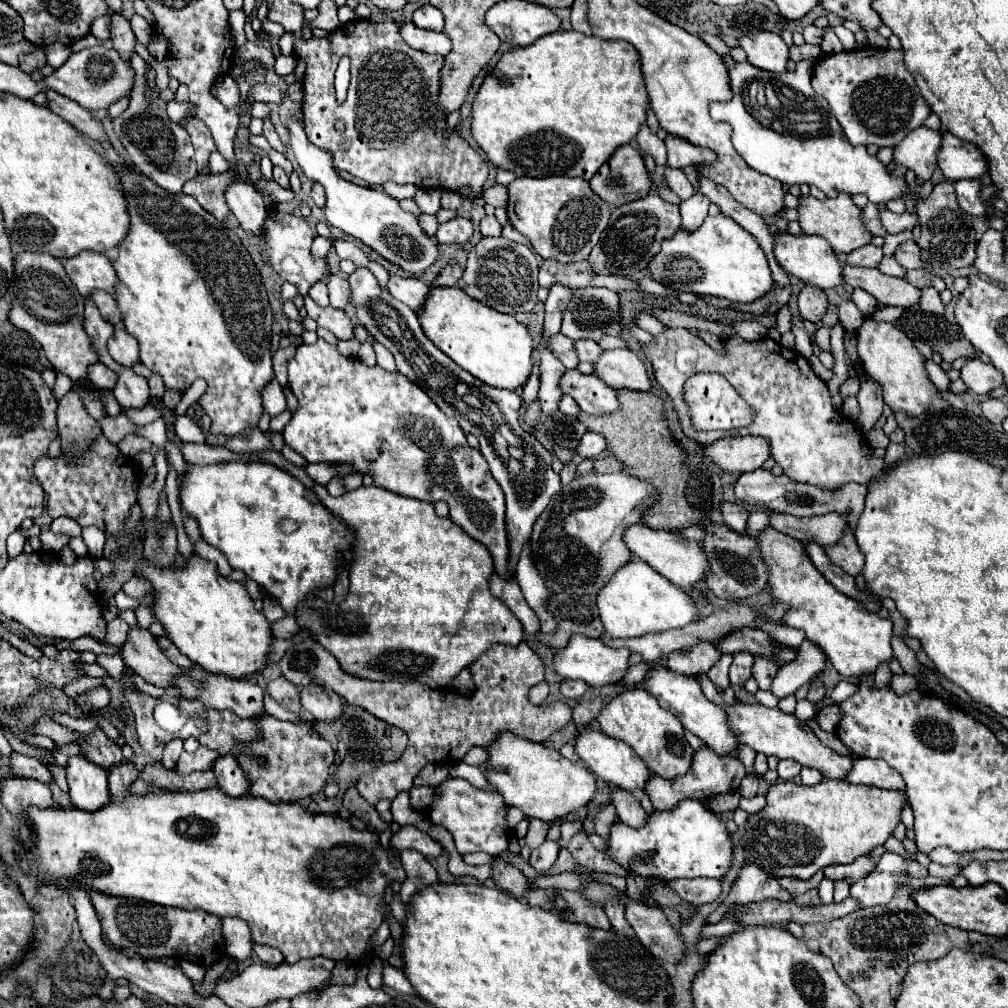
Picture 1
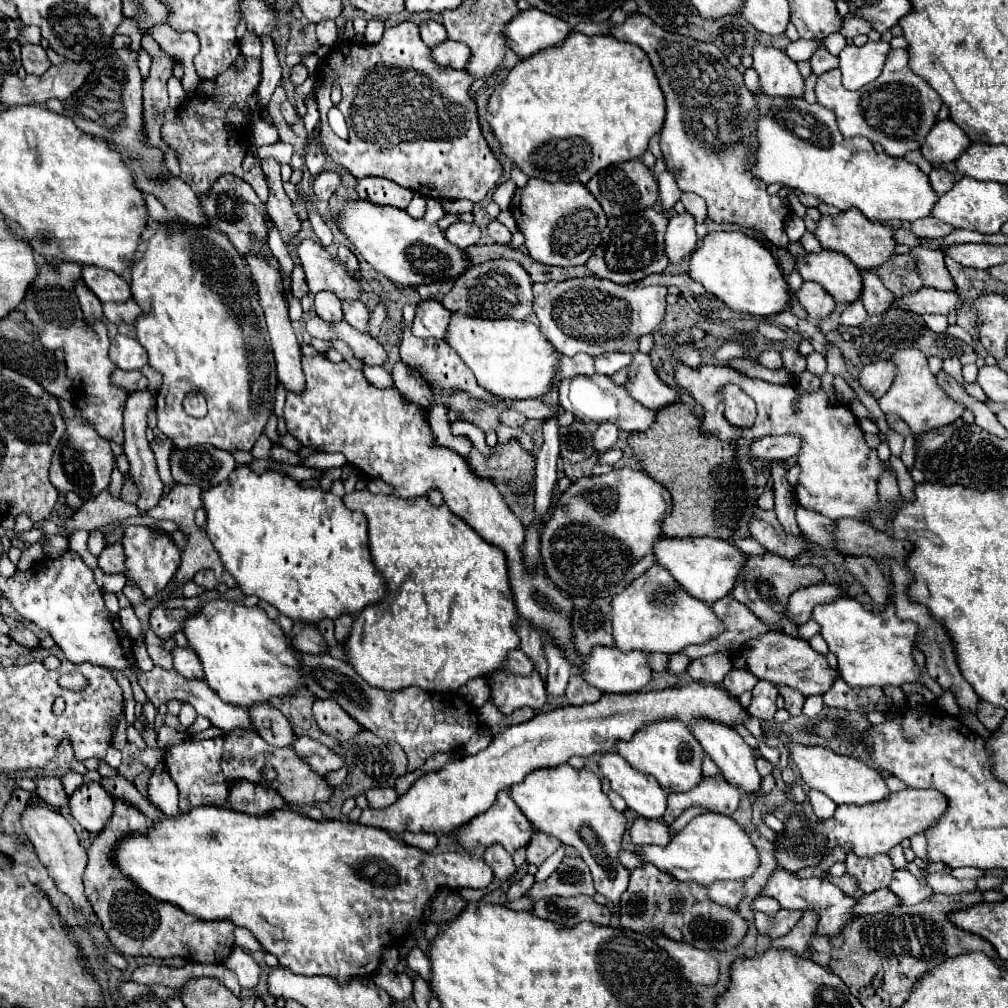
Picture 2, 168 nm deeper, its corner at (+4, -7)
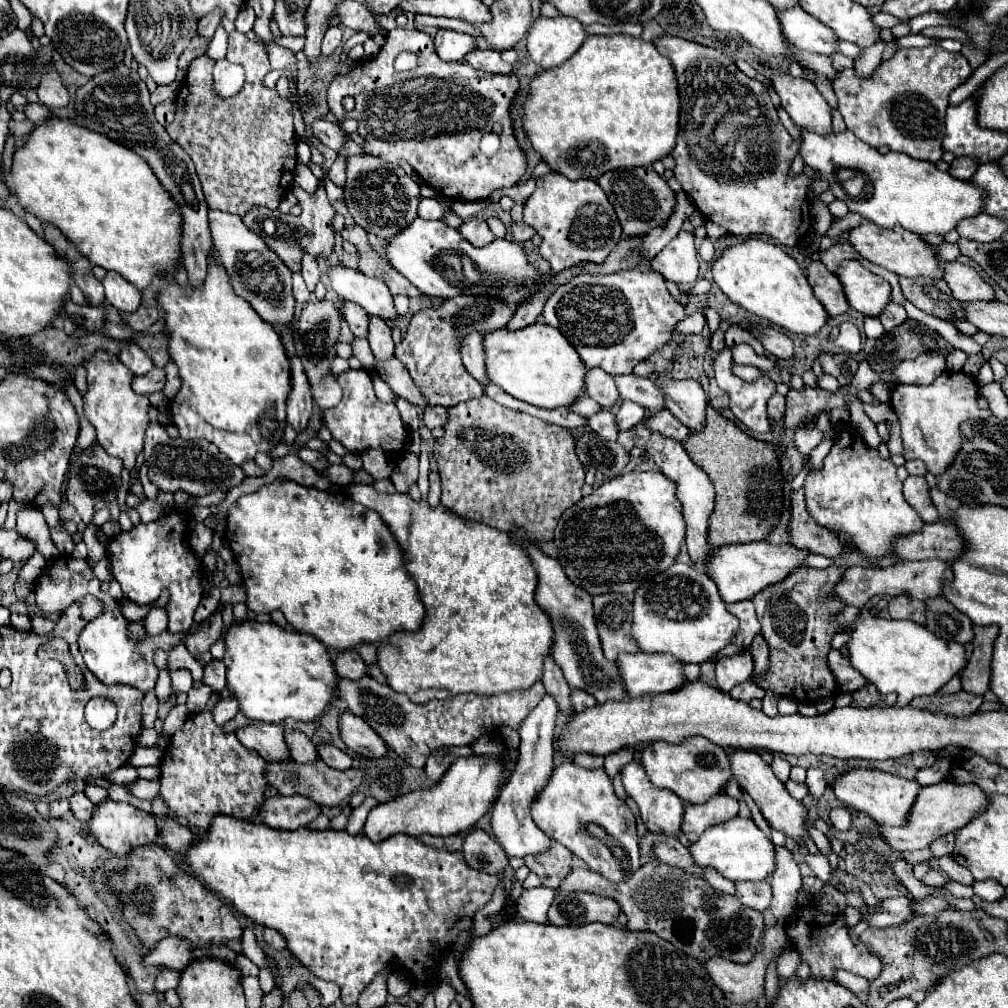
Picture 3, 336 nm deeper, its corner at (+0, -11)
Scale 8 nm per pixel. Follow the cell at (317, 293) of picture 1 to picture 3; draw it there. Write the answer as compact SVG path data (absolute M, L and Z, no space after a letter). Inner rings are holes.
M350 301L344 303L344 321L348 323L350 331L356 337L368 337L368 323L370 323L370 315L360 307L354 305Z

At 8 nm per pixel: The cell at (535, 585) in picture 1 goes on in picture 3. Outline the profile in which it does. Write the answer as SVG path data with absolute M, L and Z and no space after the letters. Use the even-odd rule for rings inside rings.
M546 695L536 709L528 715L528 719L520 727L520 763L516 771L510 775L510 781L502 789L498 801L492 807L492 831L498 839L498 843L504 847L508 857L524 857L528 853L544 853L550 847L550 837L540 831L530 815L530 803L538 797L538 793L546 787L552 771L554 771L554 753L552 753L552 739L554 739L554 727L556 727L558 707L554 703L554 697Z

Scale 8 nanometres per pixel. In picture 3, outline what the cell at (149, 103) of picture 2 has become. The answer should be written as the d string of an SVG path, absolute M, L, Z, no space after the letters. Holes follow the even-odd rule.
M194 37L192 41L190 41L190 47L188 47L188 51L184 51L184 55L182 55L182 59L178 61L180 65L178 67L188 67L190 65L190 61L194 59L194 57L200 57L200 55L204 55L206 53L206 49L208 49L208 43L210 43L210 39L206 39L206 37Z

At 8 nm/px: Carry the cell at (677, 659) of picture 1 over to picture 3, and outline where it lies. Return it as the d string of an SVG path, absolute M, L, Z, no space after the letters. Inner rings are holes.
M750 651L732 655L732 657L722 657L716 663L716 683L722 691L730 691L732 687L748 681L754 671L754 659Z

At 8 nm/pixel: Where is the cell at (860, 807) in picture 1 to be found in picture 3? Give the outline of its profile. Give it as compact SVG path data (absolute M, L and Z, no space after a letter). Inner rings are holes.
M940 781L936 785L930 787L922 787L922 791L918 793L918 799L910 811L910 823L906 827L884 827L884 839L886 843L894 849L894 851L912 851L912 849L924 849L928 847L934 839L962 829L966 823L970 823L978 813L984 811L984 807L988 805L986 793L970 783L970 785L958 785L958 783L948 783L948 781Z

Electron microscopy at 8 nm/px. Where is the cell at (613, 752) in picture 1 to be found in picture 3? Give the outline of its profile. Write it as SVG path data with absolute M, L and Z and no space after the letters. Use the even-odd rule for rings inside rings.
M636 761L622 767L622 783L626 793L636 801L648 831L666 837L676 837L680 833L684 801L678 795L652 785L644 767Z

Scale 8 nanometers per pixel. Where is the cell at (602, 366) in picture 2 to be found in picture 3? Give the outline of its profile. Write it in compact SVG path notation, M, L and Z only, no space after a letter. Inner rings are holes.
M618 375L616 377L618 391L622 401L634 399L636 403L642 403L650 415L662 411L666 407L666 395L664 391L648 377L636 377L636 375Z

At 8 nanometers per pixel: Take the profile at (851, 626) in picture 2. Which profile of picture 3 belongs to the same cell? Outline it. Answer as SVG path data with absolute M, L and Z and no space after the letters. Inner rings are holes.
M868 609L858 617L858 625L850 631L852 639L848 643L850 661L880 693L898 693L896 704L908 705L914 697L932 695L940 691L954 675L962 673L966 667L966 647L960 643L950 643L938 639L924 625L914 621L888 621L872 617Z

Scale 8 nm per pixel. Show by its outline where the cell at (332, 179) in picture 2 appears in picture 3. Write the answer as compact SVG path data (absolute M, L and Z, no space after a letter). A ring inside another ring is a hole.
M340 151L338 153L338 159L334 161L334 165L330 167L328 171L328 177L338 185L338 187L344 187L344 181L346 181L346 153Z

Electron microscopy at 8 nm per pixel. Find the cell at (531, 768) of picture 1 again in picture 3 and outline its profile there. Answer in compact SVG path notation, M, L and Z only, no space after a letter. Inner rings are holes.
M564 761L554 769L548 785L534 801L532 819L542 831L584 859L592 871L604 875L608 881L620 883L640 867L636 817L616 795L612 779L604 769L584 769L572 761Z

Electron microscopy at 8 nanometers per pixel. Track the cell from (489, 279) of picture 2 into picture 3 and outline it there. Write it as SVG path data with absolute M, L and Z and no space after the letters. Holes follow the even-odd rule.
M460 295L450 301L444 301L440 307L428 307L414 313L406 335L396 345L396 357L406 365L410 377L418 383L422 395L430 399L434 405L450 407L454 403L462 403L482 395L482 385L466 371L460 357L460 341L472 333L490 333L502 329L506 319L510 319L514 307L504 307L496 299L484 297L468 297Z

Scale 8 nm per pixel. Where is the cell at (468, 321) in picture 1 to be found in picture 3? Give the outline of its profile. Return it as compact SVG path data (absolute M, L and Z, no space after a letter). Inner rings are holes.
M532 323L518 331L506 331L502 327L484 335L484 349L490 381L530 405L544 409L570 407L586 387L584 377L588 369L578 357L578 351L556 327L546 323Z

